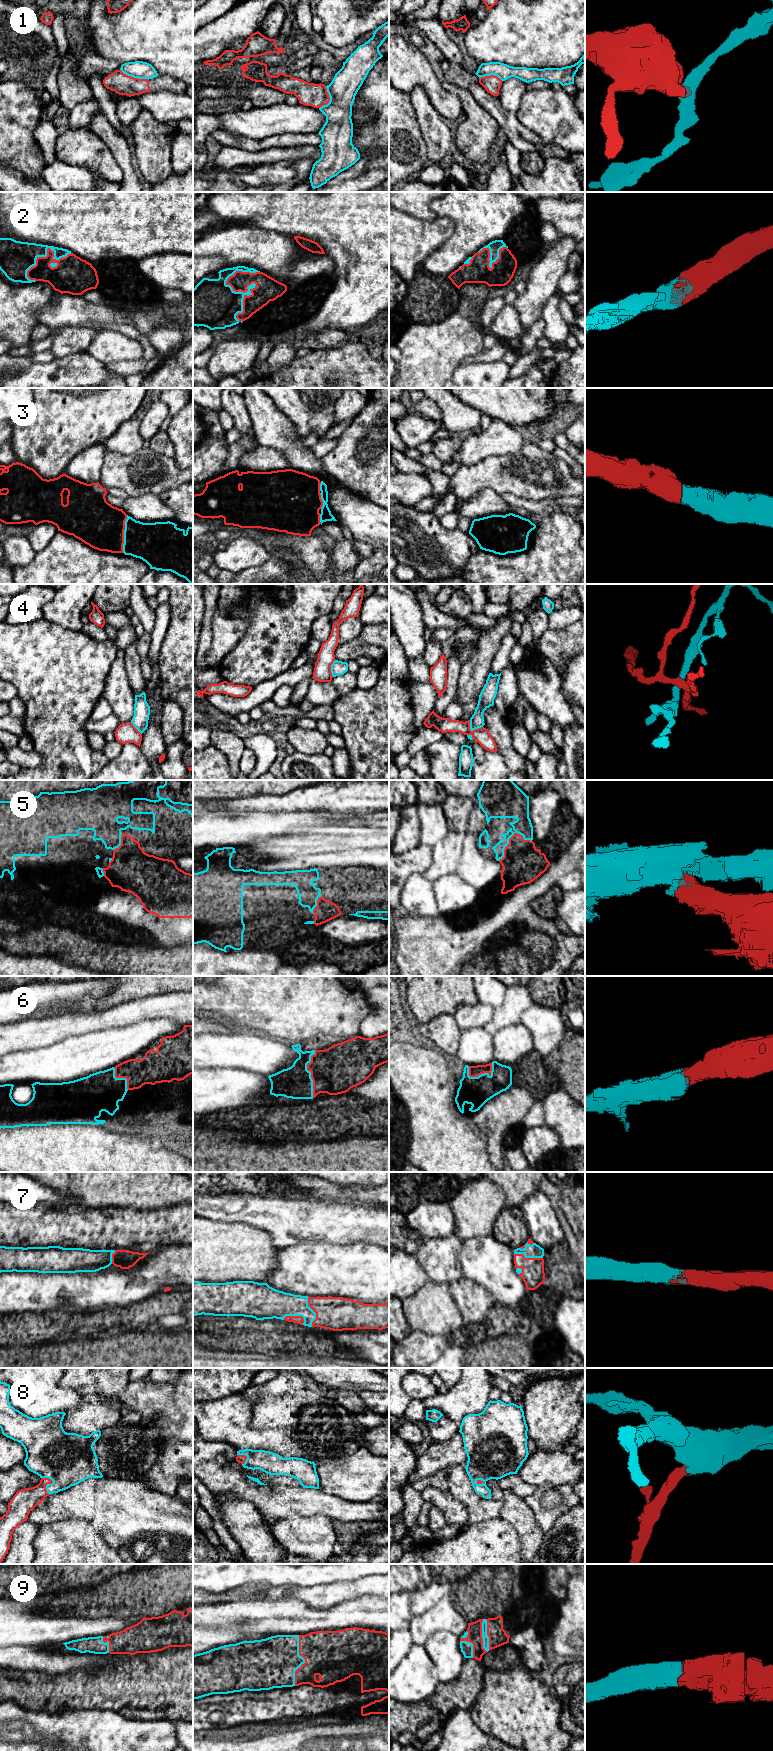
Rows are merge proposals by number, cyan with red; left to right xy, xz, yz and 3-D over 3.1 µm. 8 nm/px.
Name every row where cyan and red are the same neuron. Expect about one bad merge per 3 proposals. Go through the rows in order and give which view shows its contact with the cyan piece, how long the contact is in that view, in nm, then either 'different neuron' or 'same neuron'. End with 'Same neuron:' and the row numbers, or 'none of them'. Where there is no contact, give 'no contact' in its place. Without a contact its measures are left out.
1: xy | 240 nm | different neuron
2: xz | 440 nm | same neuron
3: xy | 300 nm | same neuron
4: yz | 130 nm | different neuron
5: yz | 320 nm | different neuron
6: xz | 380 nm | same neuron
7: xz | 240 nm | same neuron
8: xy | 160 nm | same neuron
9: yz | 260 nm | same neuron
Same neuron: 2, 3, 6, 7, 8, 9

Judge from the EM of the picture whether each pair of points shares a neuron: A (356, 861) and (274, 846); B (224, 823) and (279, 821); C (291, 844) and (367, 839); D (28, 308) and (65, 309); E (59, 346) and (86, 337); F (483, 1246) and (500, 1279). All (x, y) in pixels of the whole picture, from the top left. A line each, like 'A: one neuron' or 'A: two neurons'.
A: two neurons
B: one neuron
C: one neuron
D: two neurons
E: one neuron
F: one neuron

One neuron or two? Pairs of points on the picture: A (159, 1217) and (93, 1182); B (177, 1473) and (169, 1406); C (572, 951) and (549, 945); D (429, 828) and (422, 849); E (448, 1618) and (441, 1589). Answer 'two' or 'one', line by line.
A: two
B: one
C: two
D: two
E: two

